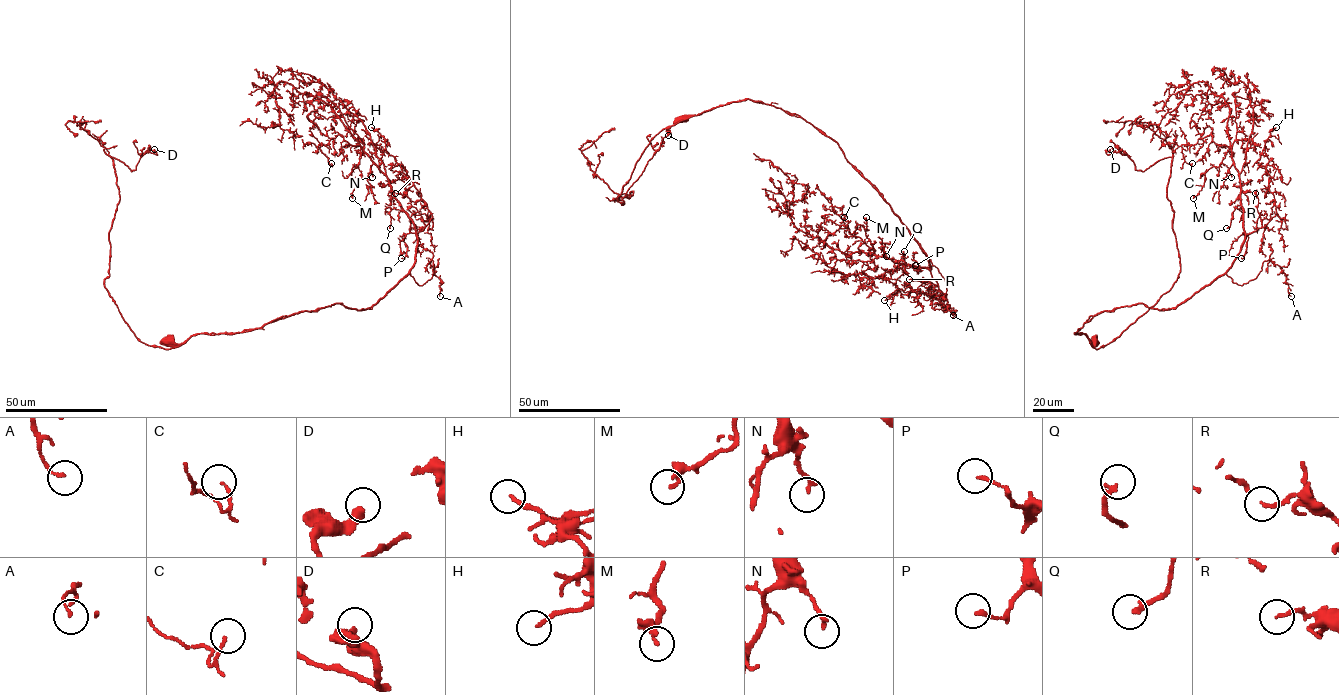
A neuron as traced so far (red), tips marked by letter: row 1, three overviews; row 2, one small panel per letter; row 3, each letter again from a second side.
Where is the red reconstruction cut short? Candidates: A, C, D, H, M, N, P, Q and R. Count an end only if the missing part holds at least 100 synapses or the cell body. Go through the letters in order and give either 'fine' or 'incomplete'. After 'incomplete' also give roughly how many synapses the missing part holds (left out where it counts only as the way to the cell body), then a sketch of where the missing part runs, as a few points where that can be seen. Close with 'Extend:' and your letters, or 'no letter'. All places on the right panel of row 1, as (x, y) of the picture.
A: fine
C: fine
D: fine
H: fine
M: fine
N: fine
P: fine
Q: fine
R: fine
Extend: no letter

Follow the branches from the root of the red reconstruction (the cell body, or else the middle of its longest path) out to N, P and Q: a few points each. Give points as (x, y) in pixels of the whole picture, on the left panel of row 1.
N: (168, 342), (249, 331), (335, 303), (371, 307), (413, 266), (417, 245), (413, 221), (373, 163), (372, 177)
P: (168, 342), (249, 331), (335, 303), (366, 310), (413, 266), (415, 233), (405, 234), (401, 258)
Q: (168, 342), (249, 331), (335, 303), (371, 307), (414, 263), (413, 221), (390, 208), (390, 228)

